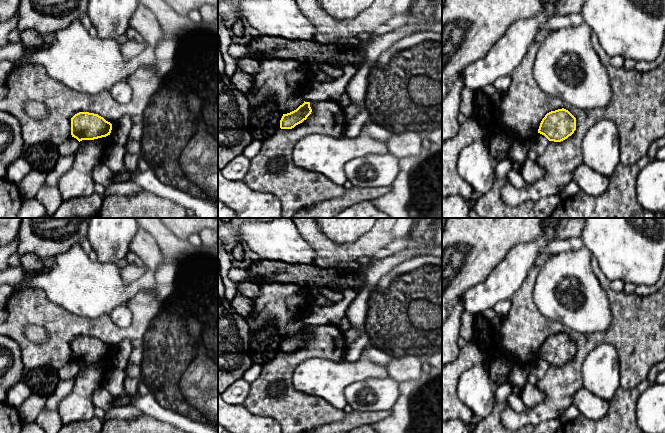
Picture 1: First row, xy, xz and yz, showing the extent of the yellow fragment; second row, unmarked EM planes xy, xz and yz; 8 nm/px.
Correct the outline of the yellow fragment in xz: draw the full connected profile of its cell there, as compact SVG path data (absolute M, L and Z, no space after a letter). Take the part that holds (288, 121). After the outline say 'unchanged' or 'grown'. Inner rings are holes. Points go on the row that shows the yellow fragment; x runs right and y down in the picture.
M305 102L300 105L296 110L283 114L280 120L281 129L292 129L296 125L302 123L311 114L312 109L310 107L310 102Z; unchanged

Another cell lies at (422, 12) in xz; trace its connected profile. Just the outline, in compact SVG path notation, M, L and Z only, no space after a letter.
M416 0L411 7L410 22L404 26L417 28L417 32L436 32L442 34L442 21L435 21L434 14L437 5L442 0Z

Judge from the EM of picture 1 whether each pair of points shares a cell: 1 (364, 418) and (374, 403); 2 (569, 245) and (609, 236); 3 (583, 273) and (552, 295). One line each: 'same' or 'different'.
1: different
2: different
3: same

